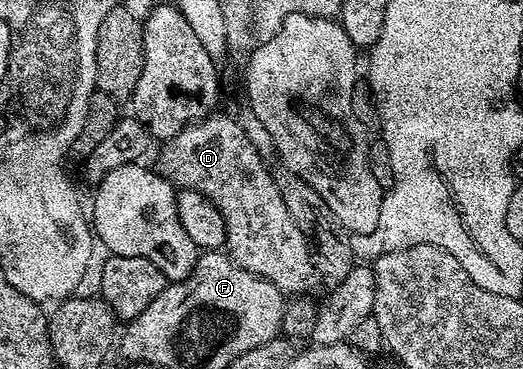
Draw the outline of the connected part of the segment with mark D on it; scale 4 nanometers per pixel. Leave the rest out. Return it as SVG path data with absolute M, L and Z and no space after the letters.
M215 112L200 122L190 123L161 146L156 163L158 173L175 187L208 196L220 208L226 229L224 250L232 261L268 280L284 296L306 296L314 285L319 285L310 244L290 218L272 170L249 142L237 117Z

